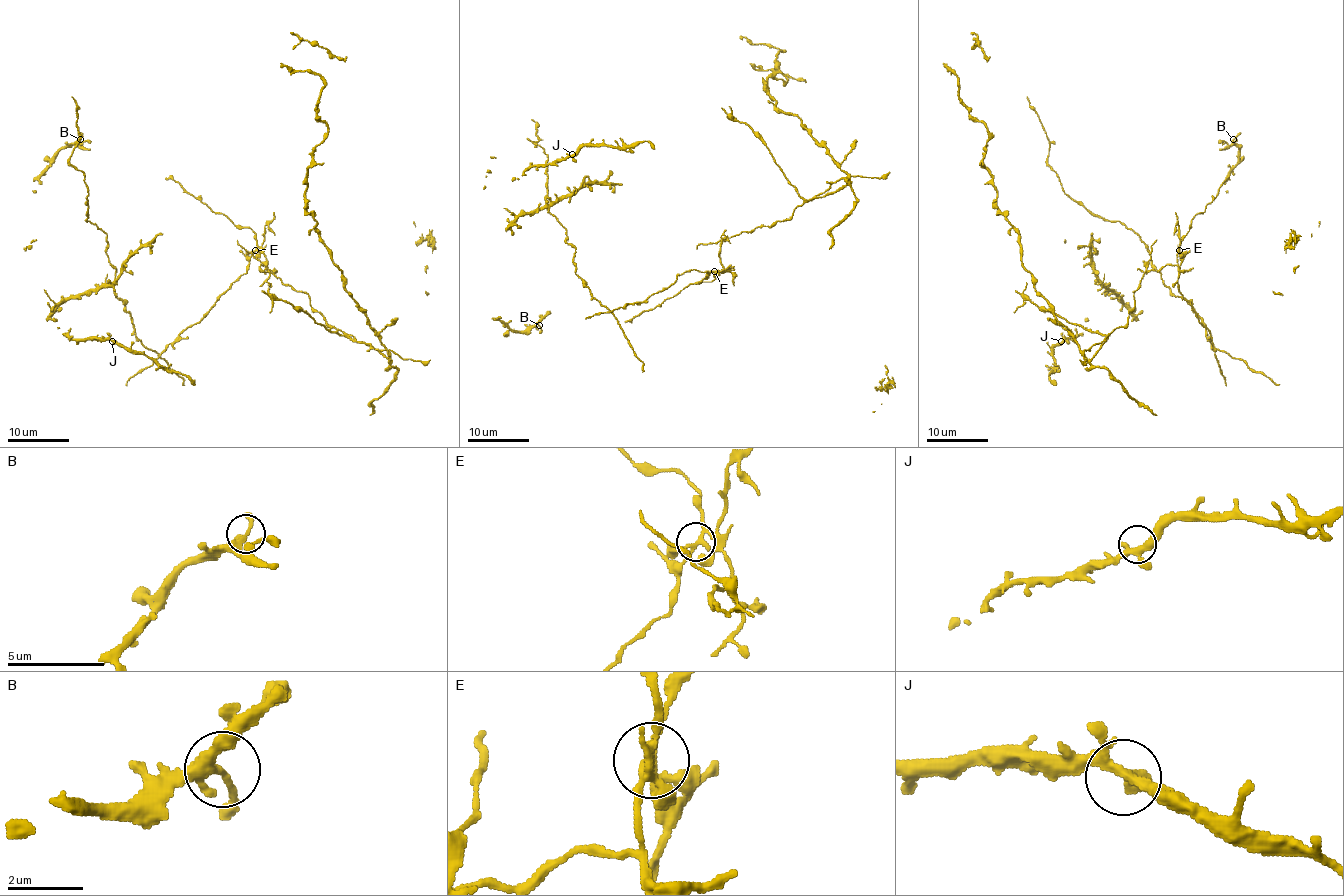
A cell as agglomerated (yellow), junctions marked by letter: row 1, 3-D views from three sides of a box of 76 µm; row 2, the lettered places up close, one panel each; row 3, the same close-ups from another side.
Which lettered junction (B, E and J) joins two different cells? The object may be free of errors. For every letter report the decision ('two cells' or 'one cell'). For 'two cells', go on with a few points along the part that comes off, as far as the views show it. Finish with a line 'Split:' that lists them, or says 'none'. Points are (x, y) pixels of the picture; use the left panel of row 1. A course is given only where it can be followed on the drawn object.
B: one cell
E: two cells
J: one cell
Split: E

